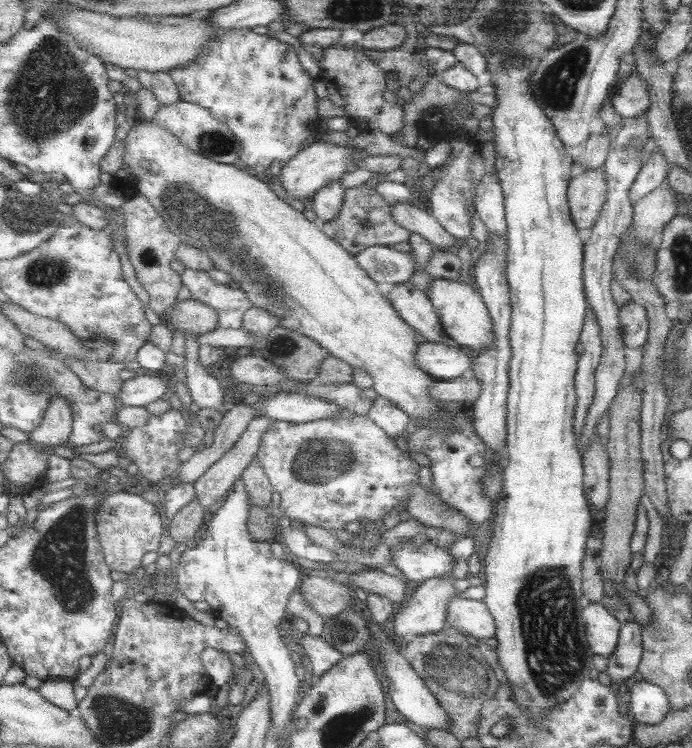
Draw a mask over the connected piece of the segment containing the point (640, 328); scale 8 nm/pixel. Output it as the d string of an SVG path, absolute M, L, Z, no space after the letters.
M629 302L625 306L619 308L619 326L621 326L621 340L623 340L623 348L635 350L635 348L643 348L643 344L647 342L647 316L643 312L643 306L639 302Z

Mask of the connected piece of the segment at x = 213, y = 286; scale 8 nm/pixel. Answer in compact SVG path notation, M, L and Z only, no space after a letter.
M185 268L181 274L187 290L187 298L209 304L219 314L219 328L239 330L245 326L245 314L253 308L247 292L233 284L217 284L205 270Z

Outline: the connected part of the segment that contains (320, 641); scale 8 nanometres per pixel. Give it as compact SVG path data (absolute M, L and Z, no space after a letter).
M305 636L305 666L309 674L313 674L315 680L325 676L329 670L333 670L341 660L343 652L339 652L335 646L331 646L323 636Z

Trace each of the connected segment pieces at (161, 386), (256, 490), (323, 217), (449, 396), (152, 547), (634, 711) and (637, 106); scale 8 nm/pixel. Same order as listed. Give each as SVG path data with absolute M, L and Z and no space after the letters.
M153 374L131 378L123 384L123 394L119 394L119 406L121 408L127 408L127 406L145 408L151 402L167 400L171 396L169 392L171 384L173 384L171 380L161 380L161 378L155 378Z
M259 456L245 470L243 482L247 486L247 496L251 500L251 508L267 510L267 506L271 504L271 498L273 498L275 490L273 490L273 484L271 484L265 468L259 462Z
M339 180L339 182L325 186L323 190L319 190L319 194L315 194L315 198L311 198L313 200L313 212L317 214L317 222L321 226L339 218L343 204L345 204L345 194L347 194L347 188Z
M469 370L465 376L451 380L451 382L437 382L431 388L431 398L441 404L441 402L463 402L465 406L471 406L473 402L479 400L481 394L481 384L475 376L473 370Z
M119 492L113 496L103 496L97 512L99 520L99 538L103 544L103 552L107 558L107 564L113 572L135 572L137 568L143 568L143 558L147 552L157 552L161 546L161 538L165 532L163 516L157 510L155 504L145 500L143 496Z
M631 682L629 690L629 718L633 720L633 724L645 724L645 726L653 726L657 722L661 722L665 718L665 714L671 710L667 694L663 688L651 684L651 682Z
M633 70L627 78L619 80L611 88L611 106L615 114L621 118L637 118L645 114L649 108L649 86L647 82Z

